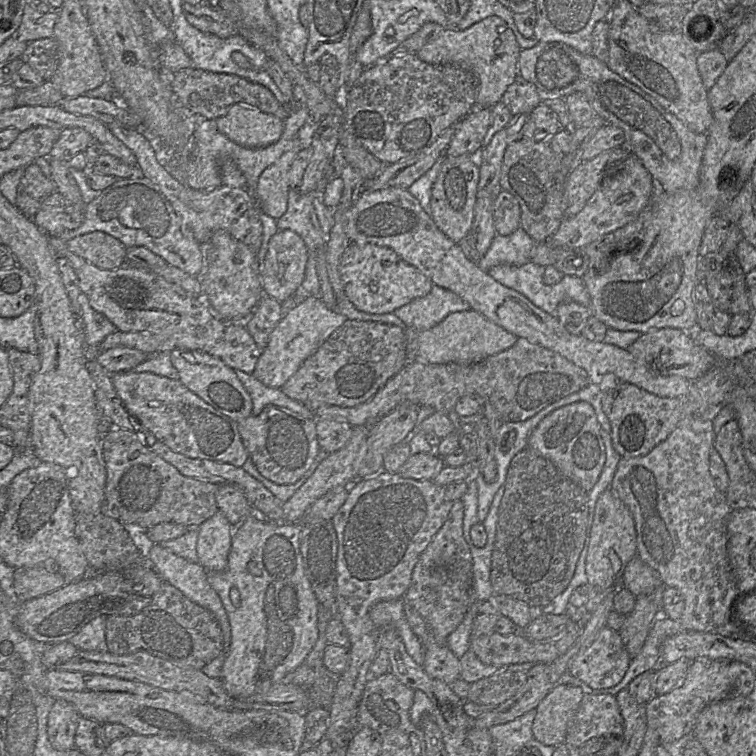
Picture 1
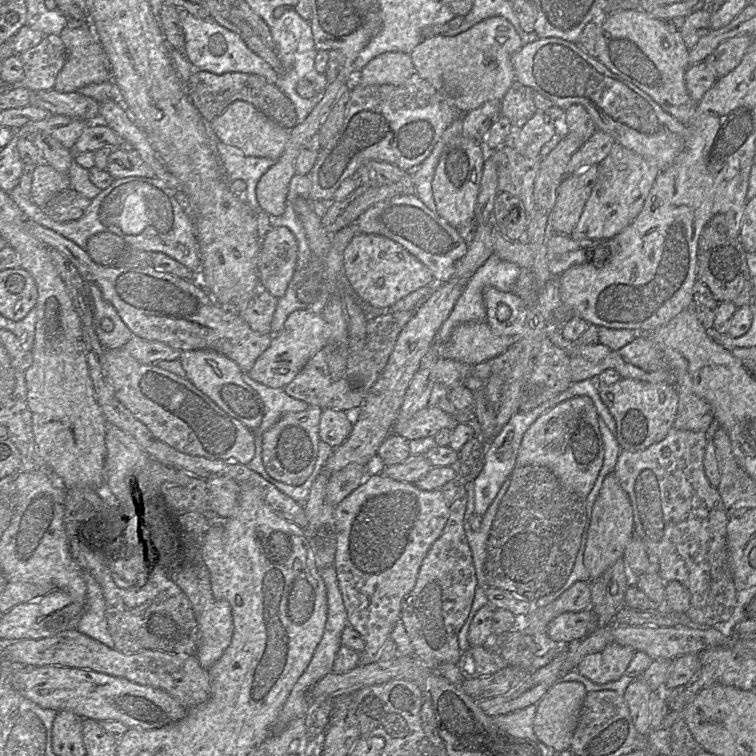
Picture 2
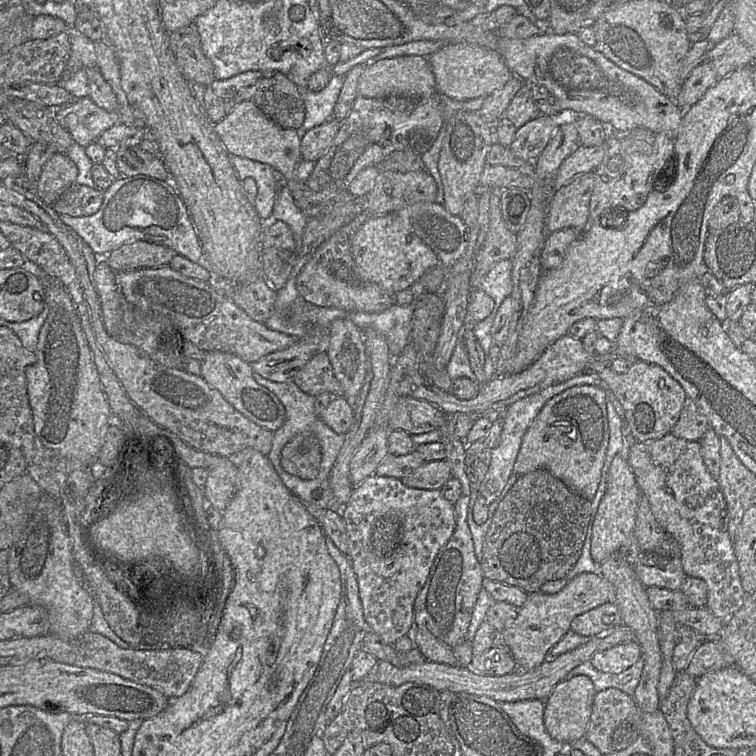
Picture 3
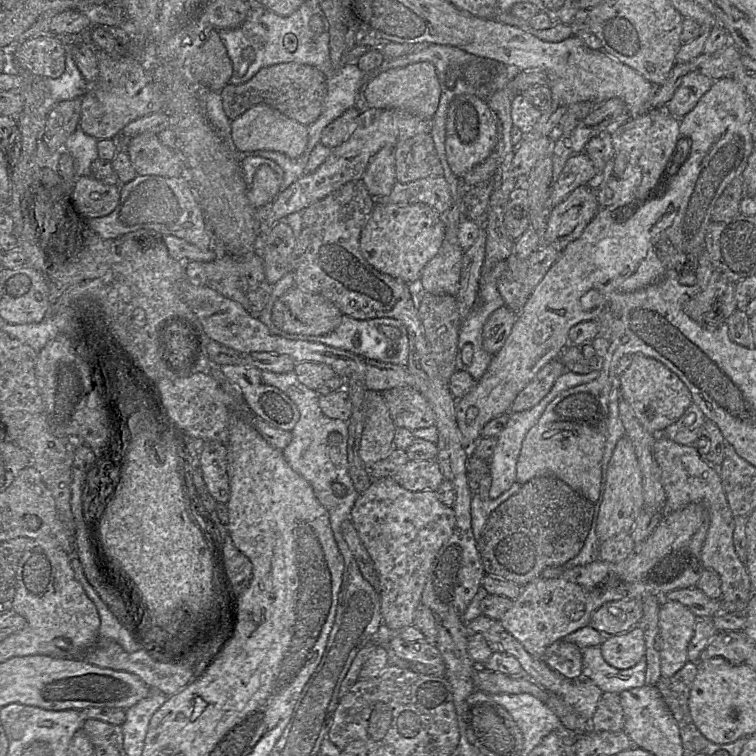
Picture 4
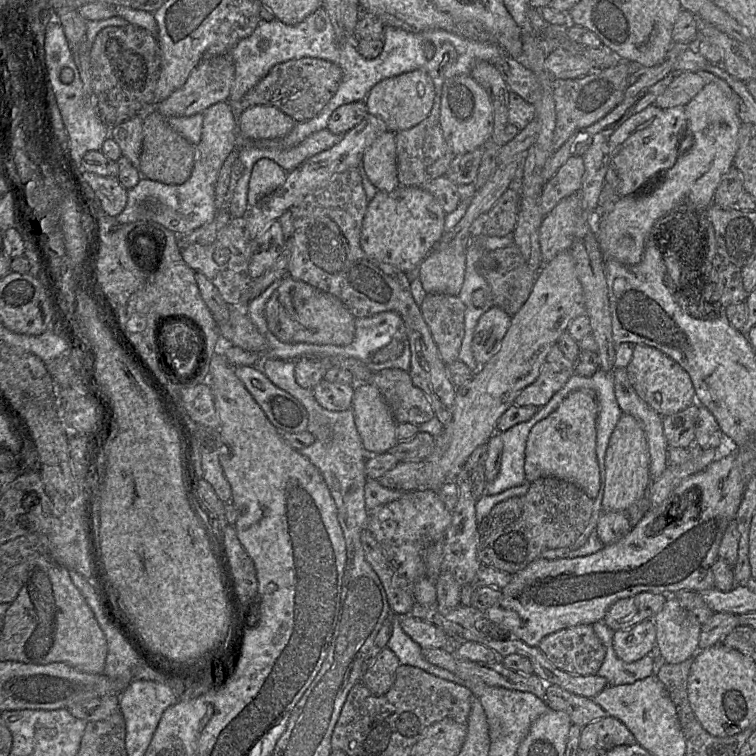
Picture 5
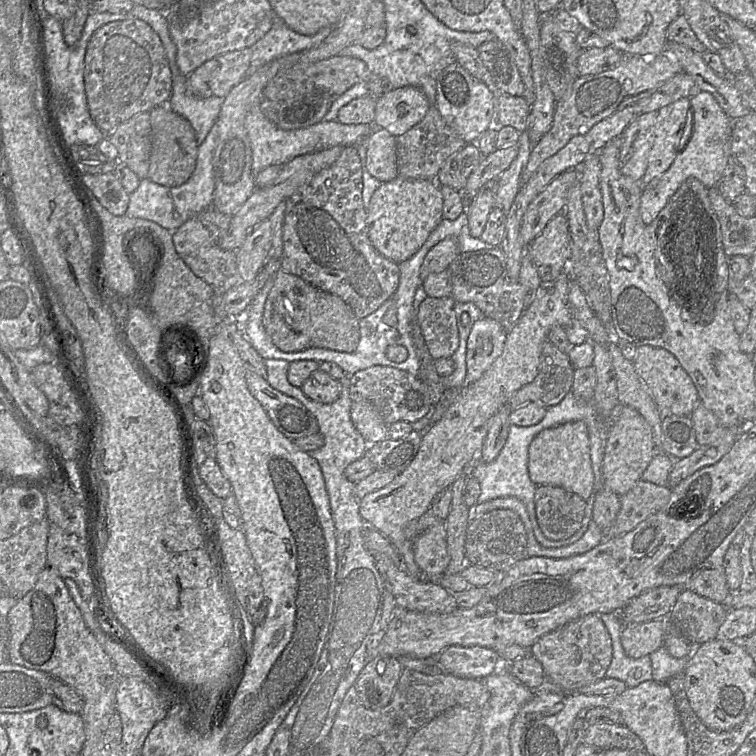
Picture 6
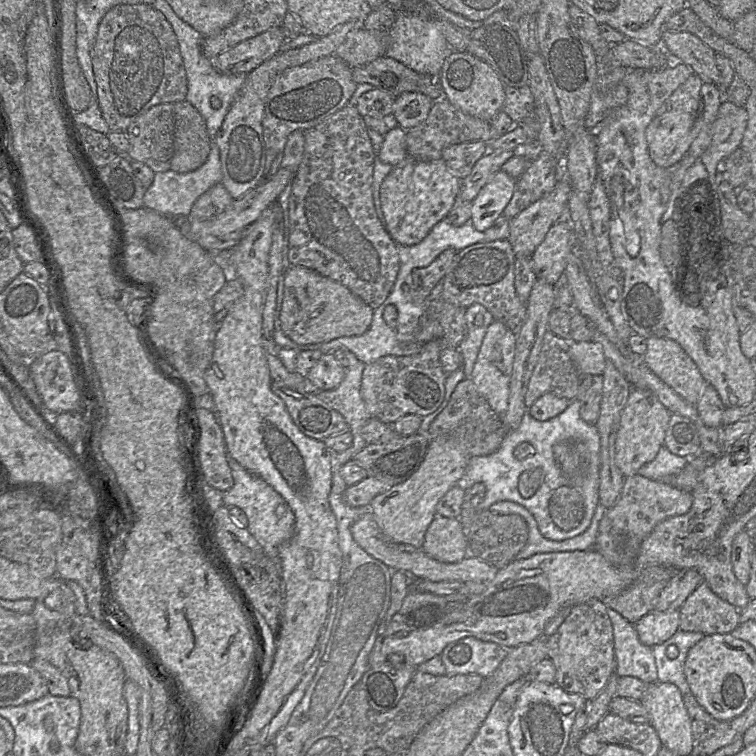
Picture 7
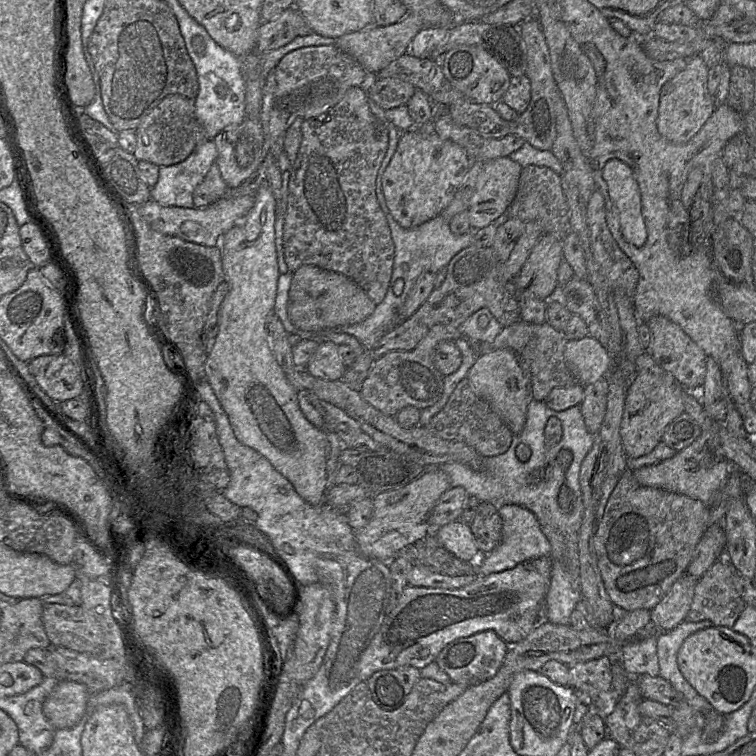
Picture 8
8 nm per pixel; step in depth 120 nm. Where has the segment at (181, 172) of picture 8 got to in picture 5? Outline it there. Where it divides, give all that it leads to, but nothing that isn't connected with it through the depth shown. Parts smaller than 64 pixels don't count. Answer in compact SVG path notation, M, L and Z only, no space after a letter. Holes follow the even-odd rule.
M221 101L203 112L202 139L196 146L195 161L189 179L180 185L164 184L141 176L139 182L127 191L124 210L115 218L120 224L136 222L156 222L175 234L187 234L211 222L216 214L215 184L227 156L239 147L238 126L230 102Z

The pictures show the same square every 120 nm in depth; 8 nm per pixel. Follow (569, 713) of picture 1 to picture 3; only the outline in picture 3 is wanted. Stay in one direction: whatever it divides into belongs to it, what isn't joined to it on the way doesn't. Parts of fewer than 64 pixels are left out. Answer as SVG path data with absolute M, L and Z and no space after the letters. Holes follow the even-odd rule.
M586 675L566 678L559 682L544 701L544 725L551 737L567 745L584 737L596 693L593 682Z

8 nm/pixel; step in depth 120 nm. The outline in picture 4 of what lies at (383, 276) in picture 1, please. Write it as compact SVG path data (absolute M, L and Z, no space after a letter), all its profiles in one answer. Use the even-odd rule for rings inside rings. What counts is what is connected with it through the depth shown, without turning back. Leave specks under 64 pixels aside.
M374 199L373 211L360 234L359 247L363 257L375 269L408 284L418 280L424 266L437 255L444 233L441 214L428 205L399 205Z

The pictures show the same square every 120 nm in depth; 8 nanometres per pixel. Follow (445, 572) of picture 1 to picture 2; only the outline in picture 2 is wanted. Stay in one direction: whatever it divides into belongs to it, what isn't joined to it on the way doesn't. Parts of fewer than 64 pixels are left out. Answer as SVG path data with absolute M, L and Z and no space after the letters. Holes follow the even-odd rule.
M460 482L456 499L450 504L450 515L440 537L424 558L414 588L401 604L401 621L411 640L414 654L430 669L442 663L457 664L462 655L458 634L473 605L478 587L471 547L464 530L467 491Z

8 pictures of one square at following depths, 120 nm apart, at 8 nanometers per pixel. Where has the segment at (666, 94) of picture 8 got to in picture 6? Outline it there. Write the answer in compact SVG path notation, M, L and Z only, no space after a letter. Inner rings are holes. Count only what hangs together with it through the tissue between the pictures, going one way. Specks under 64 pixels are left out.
M683 97L658 110L637 115L619 136L620 172L643 186L662 175L683 149L680 142L689 110L690 97Z

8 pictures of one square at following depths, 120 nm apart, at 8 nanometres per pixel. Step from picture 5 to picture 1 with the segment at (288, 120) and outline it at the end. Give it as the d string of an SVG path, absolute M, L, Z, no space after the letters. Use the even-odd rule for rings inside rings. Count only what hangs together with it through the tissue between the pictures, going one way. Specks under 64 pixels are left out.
M234 104L222 117L216 119L221 134L246 148L263 148L277 142L284 130L284 121L274 115L264 113L253 106Z

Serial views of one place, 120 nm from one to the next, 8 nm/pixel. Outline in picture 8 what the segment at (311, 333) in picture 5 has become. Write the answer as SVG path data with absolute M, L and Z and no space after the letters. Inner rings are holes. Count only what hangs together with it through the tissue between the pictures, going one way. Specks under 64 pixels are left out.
M303 265L292 273L289 289L288 317L302 331L324 331L364 321L376 304L347 276L314 265Z

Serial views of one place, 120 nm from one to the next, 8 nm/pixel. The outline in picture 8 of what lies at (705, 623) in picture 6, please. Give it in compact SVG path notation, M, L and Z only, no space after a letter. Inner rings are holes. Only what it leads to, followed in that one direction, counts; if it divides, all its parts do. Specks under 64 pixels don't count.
M718 559L710 567L697 582L694 597L686 616L687 621L710 620L714 626L733 627L747 606L732 582L735 570L727 559Z

